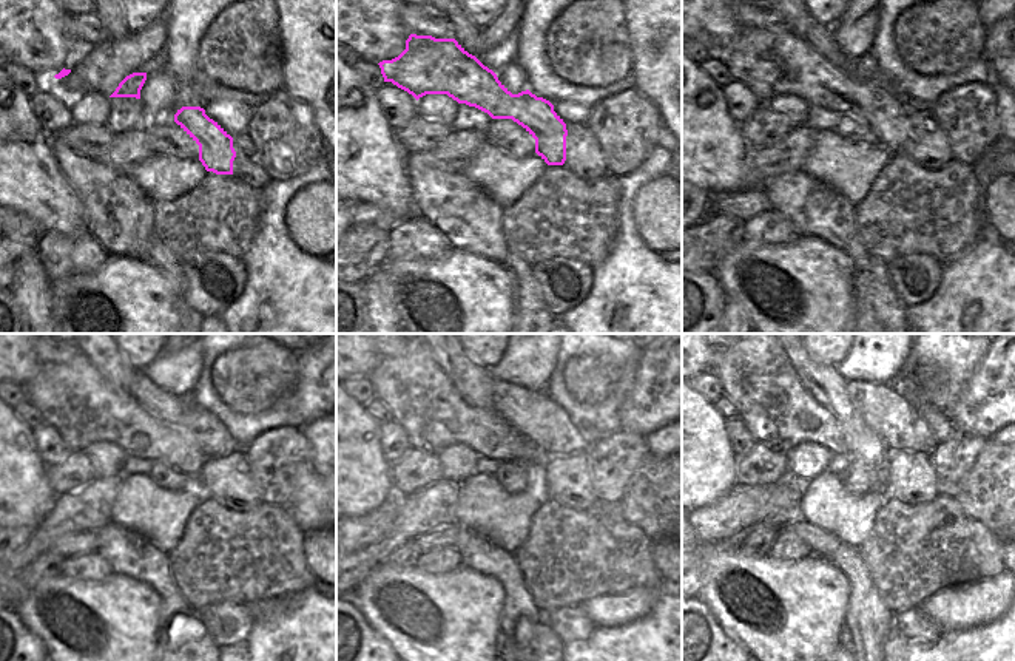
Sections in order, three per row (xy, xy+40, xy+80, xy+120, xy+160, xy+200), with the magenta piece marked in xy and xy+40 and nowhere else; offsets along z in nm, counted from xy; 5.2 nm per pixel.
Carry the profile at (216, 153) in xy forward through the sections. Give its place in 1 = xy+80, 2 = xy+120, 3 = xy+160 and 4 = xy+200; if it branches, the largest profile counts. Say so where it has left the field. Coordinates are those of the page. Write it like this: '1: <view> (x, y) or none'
1: xy+80 (768, 64)
2: xy+120 (73, 397)
3: xy+160 (421, 399)
4: xy+200 (756, 374)

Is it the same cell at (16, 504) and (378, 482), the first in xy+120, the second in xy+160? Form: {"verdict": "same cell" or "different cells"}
{"verdict": "same cell"}

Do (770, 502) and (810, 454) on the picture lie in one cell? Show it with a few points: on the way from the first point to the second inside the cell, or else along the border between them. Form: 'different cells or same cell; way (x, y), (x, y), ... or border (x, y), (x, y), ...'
different cells; border (787, 471), (809, 481)

